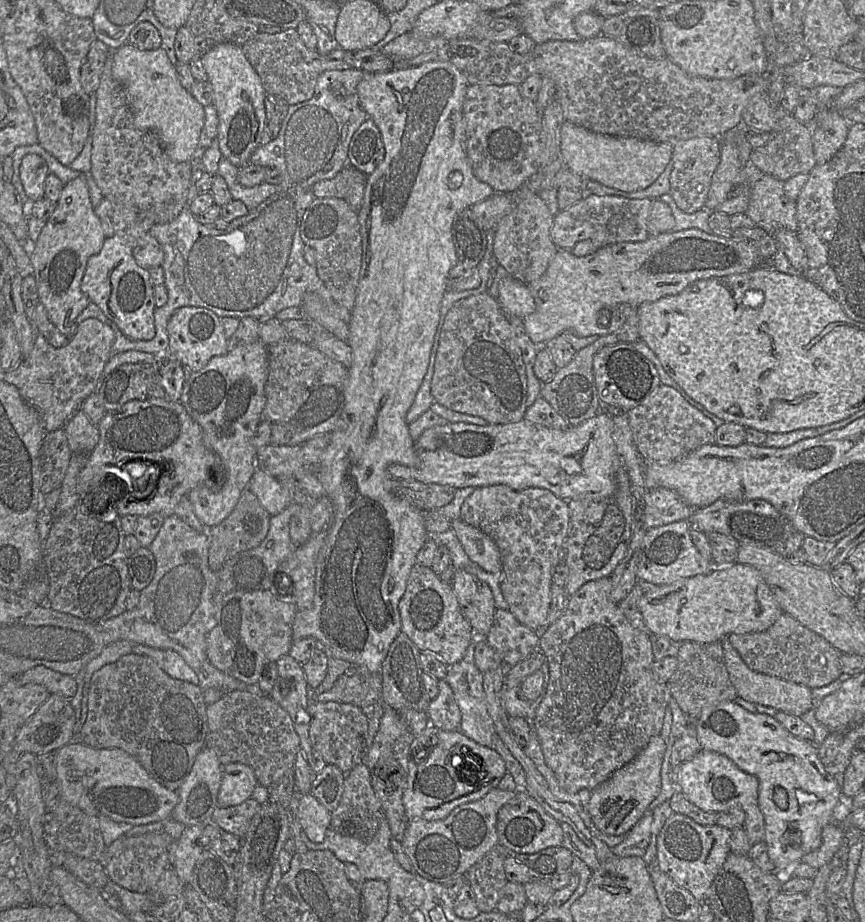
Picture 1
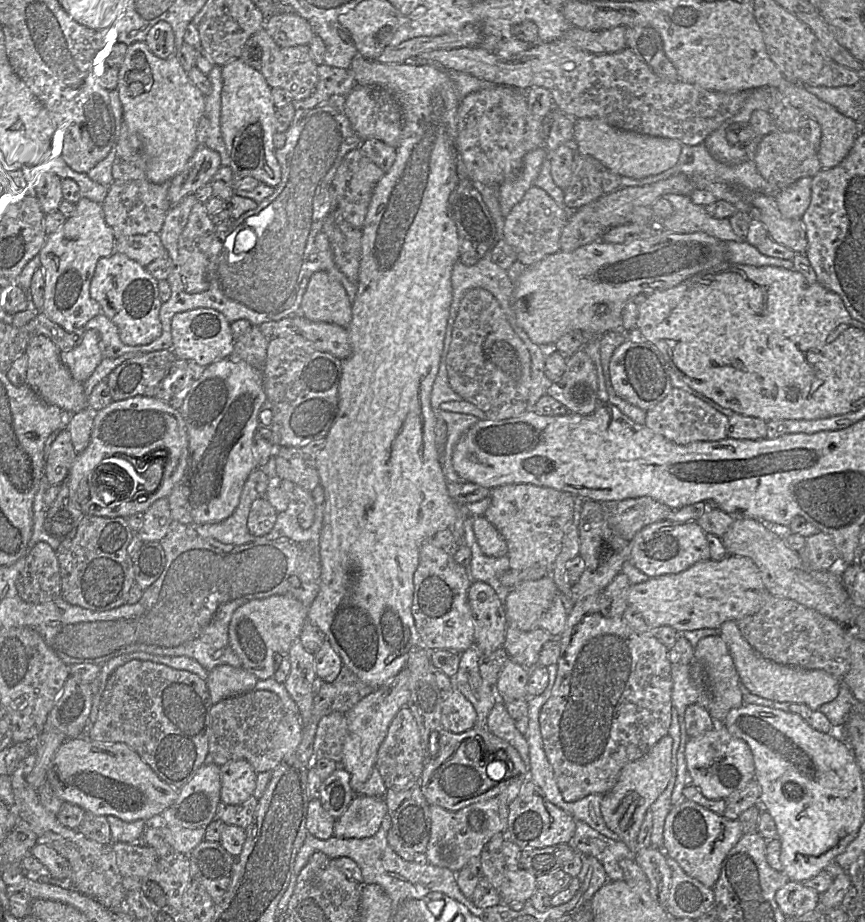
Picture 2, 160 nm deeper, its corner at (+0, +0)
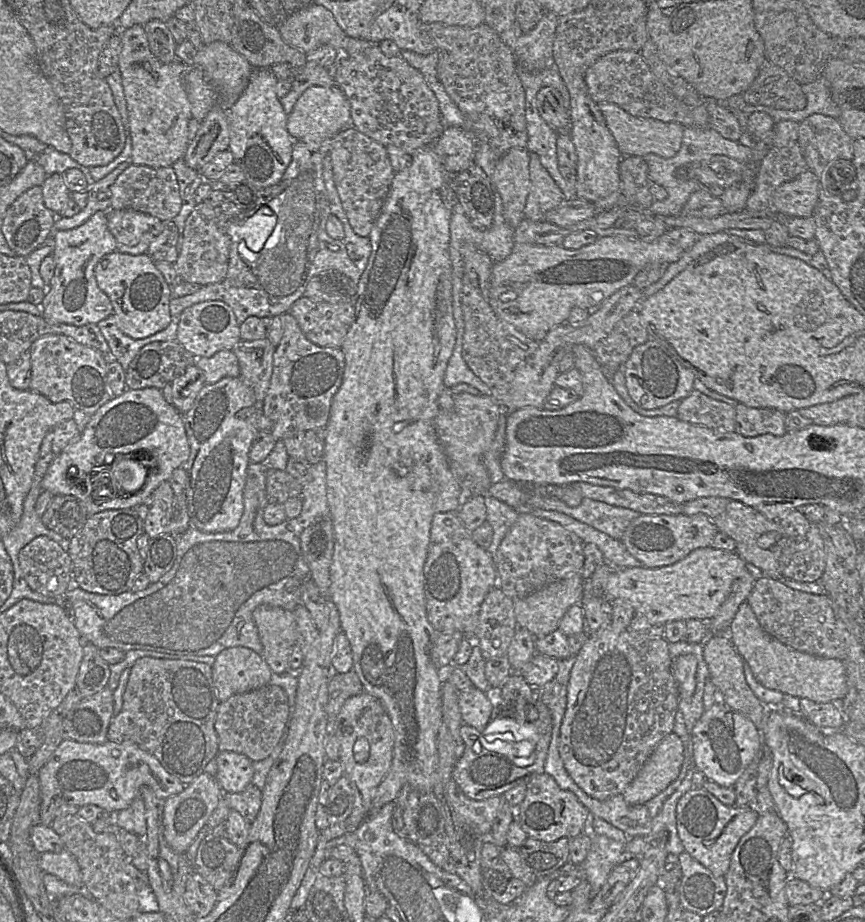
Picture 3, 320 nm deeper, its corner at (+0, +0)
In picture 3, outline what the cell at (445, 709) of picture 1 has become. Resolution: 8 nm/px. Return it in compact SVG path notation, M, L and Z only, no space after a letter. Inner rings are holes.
M473 687L460 691L459 708L463 723L482 732L494 717L496 704L487 693Z

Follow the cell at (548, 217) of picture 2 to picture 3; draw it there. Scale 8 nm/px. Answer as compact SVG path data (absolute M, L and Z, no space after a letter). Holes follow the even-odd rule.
M530 154L531 187L527 196L524 219L545 221L545 214L565 201L565 196L548 171L542 166L537 154Z

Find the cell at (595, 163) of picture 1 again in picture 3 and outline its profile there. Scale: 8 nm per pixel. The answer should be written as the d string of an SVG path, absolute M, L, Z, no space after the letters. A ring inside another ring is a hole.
M608 102L598 105L623 157L644 157L648 154L655 154L669 159L674 157L680 150L685 130L685 127L681 124L674 122L666 123L652 118L636 117L614 103Z

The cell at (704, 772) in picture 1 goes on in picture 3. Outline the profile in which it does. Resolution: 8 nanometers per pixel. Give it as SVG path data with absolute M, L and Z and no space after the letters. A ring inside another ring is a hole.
M725 703L704 710L693 728L693 756L696 770L722 787L733 787L762 746L762 732L746 716Z

